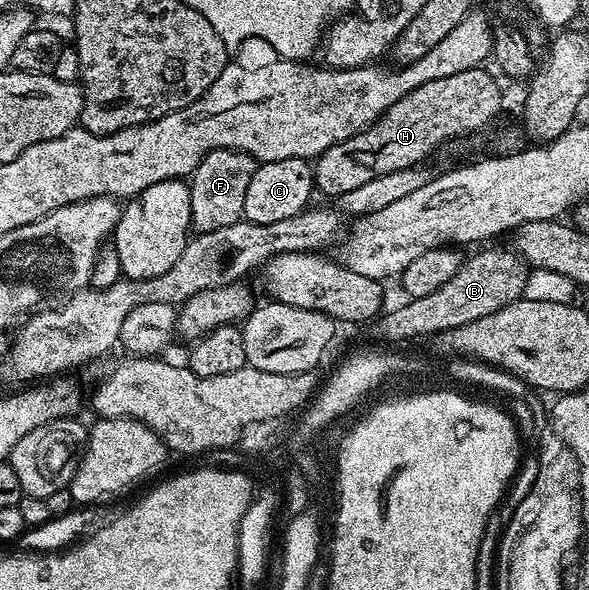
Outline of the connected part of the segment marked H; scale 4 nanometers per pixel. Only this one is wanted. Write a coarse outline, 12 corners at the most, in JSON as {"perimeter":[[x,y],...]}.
{"perimeter":[[485,67],[426,82],[314,164],[337,198],[502,112]]}

